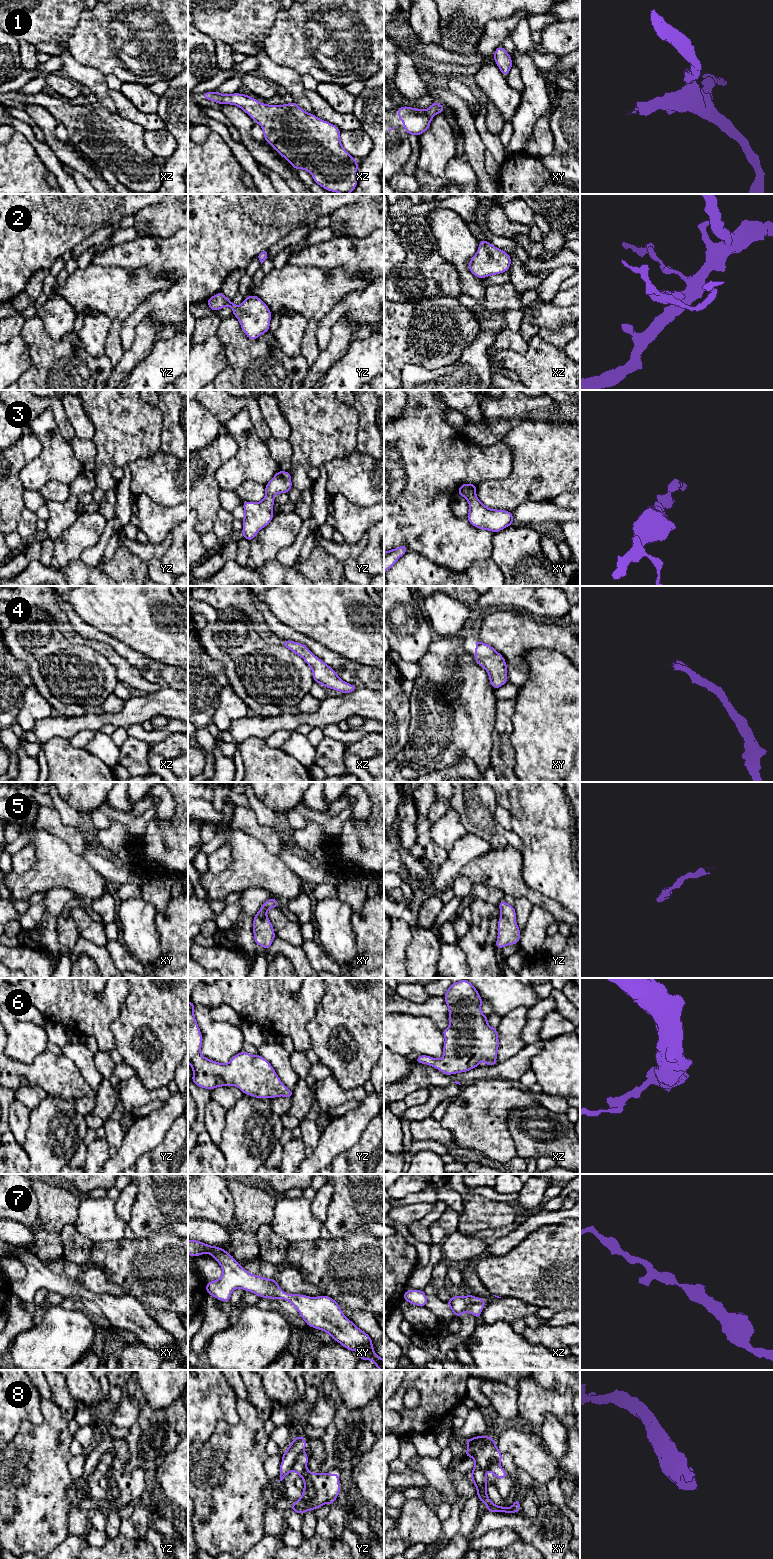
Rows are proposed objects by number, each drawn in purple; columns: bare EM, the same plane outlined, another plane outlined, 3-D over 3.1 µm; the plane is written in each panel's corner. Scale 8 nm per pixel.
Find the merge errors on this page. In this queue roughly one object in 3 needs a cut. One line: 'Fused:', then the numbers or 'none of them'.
Fused: none of them

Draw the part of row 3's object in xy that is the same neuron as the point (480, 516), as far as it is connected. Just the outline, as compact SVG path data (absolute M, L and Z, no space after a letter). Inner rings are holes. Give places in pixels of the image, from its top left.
M464 483L458 489L458 495L463 496L469 503L469 514L466 519L472 526L496 533L514 524L511 511L486 507L477 498L476 490L477 485L470 483Z

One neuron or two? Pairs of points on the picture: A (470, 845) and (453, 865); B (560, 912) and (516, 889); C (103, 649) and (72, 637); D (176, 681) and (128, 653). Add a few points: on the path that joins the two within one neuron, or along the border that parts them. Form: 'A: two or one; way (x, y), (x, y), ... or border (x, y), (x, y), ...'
A: one; way (465, 850), (456, 860)
B: one; way (549, 904), (527, 892)
C: one; way (95, 645), (80, 641)
D: one; way (164, 675), (140, 661)

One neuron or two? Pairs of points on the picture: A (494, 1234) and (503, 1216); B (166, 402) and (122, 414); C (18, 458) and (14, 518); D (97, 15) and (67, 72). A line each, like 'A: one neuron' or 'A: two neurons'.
A: two neurons
B: two neurons
C: one neuron
D: two neurons

